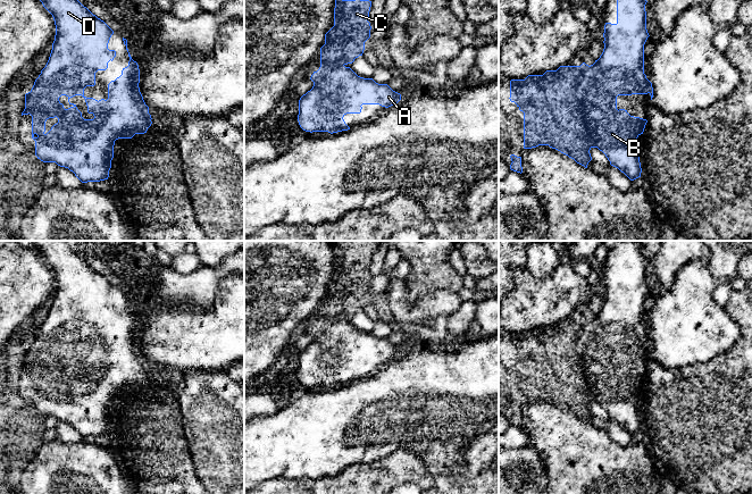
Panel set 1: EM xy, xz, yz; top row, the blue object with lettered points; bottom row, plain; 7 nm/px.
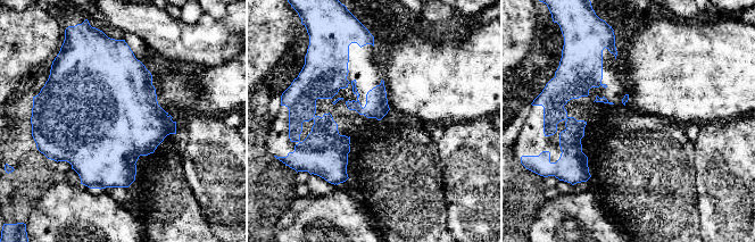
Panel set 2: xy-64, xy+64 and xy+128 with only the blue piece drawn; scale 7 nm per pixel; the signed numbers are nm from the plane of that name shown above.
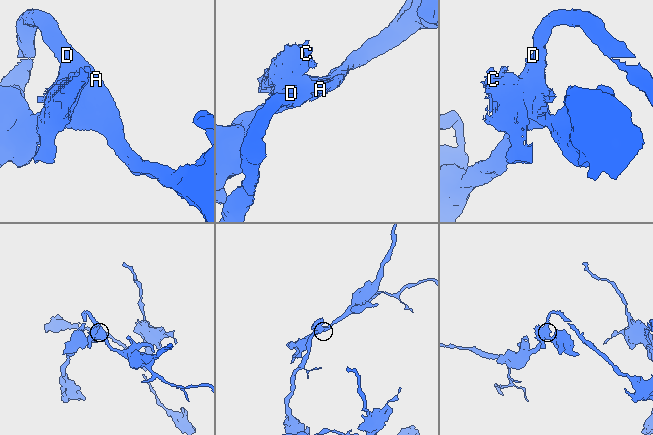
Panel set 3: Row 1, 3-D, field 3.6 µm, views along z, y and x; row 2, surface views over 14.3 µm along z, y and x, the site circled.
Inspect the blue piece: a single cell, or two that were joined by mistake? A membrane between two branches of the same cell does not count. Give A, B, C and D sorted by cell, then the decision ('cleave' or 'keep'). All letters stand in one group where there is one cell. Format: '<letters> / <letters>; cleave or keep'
A B C D; keep

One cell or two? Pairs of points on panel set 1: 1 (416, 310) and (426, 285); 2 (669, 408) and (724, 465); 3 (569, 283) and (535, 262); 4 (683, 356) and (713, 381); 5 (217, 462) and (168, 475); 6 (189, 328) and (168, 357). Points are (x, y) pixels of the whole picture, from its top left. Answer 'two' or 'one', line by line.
1: two
2: one
3: two
4: two
5: two
6: one

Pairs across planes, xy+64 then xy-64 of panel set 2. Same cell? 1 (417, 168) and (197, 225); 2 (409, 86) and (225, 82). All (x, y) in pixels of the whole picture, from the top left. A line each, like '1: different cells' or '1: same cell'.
1: same cell
2: same cell

